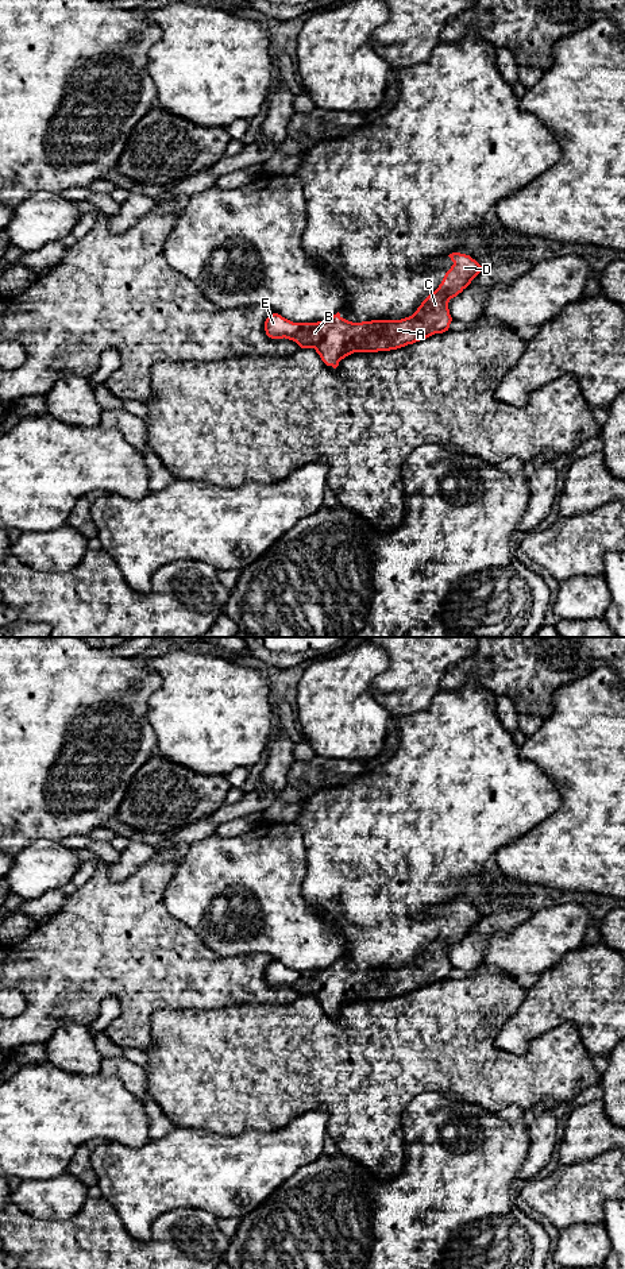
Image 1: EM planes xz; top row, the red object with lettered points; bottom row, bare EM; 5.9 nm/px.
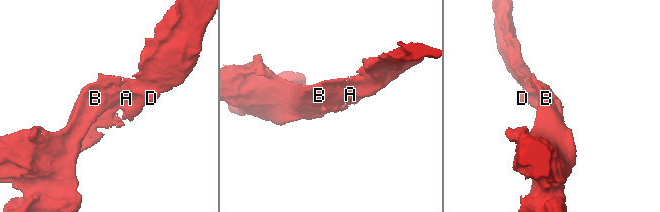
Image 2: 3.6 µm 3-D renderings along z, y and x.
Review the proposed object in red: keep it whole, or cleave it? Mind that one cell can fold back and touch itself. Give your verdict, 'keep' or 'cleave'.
keep

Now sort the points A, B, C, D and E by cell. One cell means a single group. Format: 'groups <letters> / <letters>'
groups A B C D E

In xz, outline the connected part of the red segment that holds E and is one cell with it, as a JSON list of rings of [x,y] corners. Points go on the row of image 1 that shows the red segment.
[[[452,252],[448,256],[454,265],[441,284],[409,317],[352,323],[337,312],[324,321],[293,323],[273,313],[265,321],[266,335],[293,340],[301,348],[315,348],[327,366],[336,369],[342,359],[354,352],[397,350],[443,333],[452,321],[450,300],[462,293],[483,269],[470,255]]]

